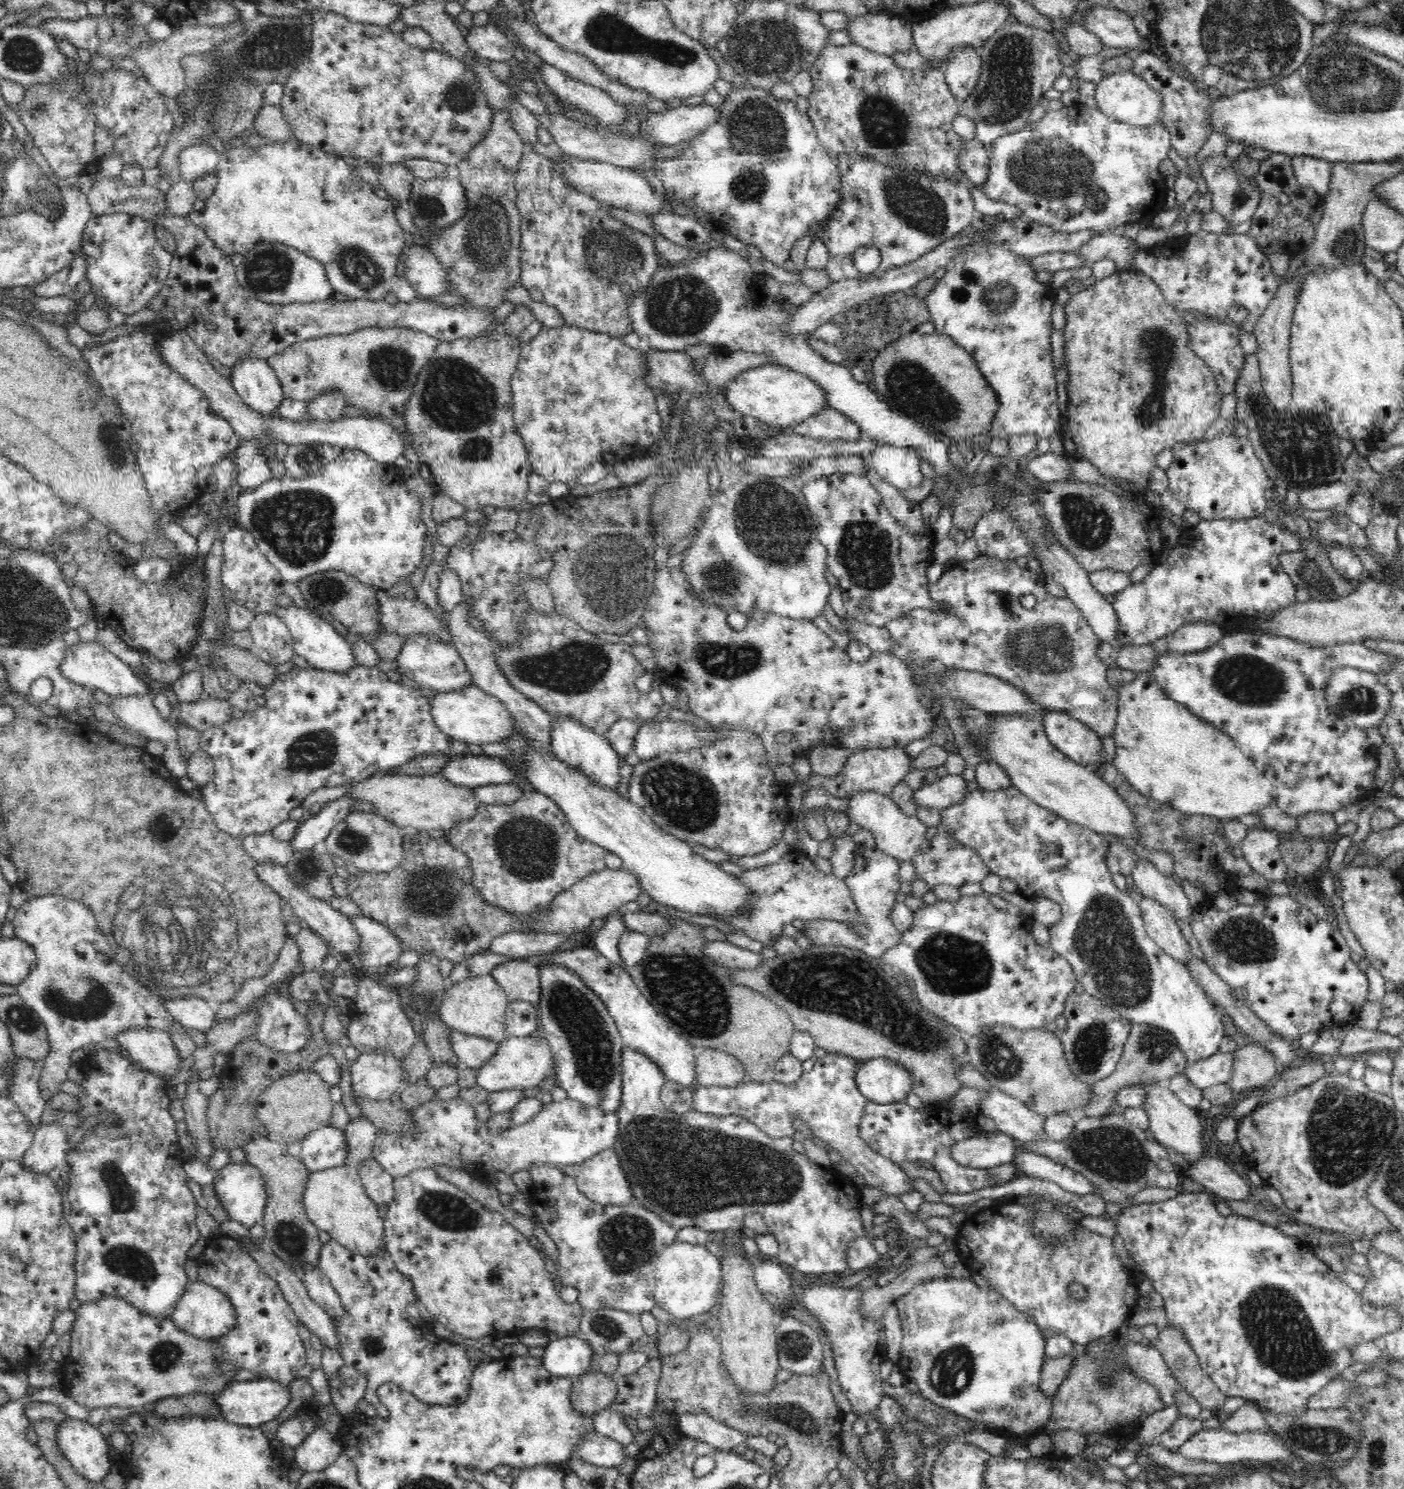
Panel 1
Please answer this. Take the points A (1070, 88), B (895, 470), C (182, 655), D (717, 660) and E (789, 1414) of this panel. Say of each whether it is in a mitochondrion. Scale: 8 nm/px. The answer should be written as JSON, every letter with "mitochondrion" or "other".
{"A":"other","B":"other","C":"other","D":"mitochondrion","E":"mitochondrion"}

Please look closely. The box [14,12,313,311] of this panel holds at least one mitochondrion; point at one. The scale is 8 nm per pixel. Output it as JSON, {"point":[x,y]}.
{"point":[271,46]}

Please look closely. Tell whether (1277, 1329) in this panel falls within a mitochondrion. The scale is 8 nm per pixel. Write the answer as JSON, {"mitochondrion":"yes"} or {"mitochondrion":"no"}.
{"mitochondrion":"yes"}

